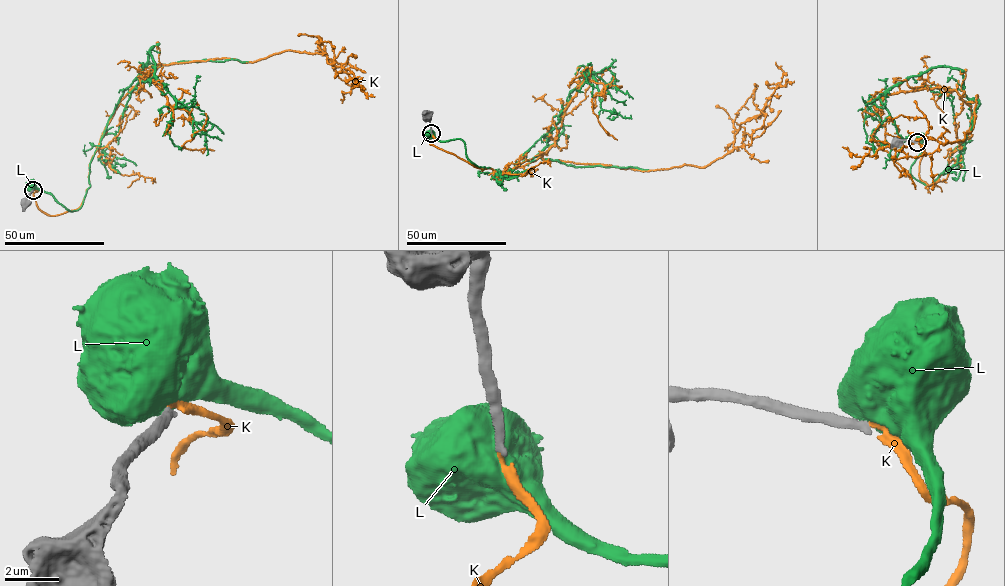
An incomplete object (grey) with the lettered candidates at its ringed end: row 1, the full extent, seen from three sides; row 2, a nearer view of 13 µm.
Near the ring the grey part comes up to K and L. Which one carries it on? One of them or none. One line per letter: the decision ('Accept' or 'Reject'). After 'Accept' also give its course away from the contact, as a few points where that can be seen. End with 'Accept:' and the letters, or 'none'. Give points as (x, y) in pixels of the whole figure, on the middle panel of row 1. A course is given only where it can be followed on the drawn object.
K: Accept. Its course: (431, 133), (429, 144), (482, 170), (542, 155), (705, 167), (761, 113), (782, 81), (775, 62)
L: Reject
Accept: K

